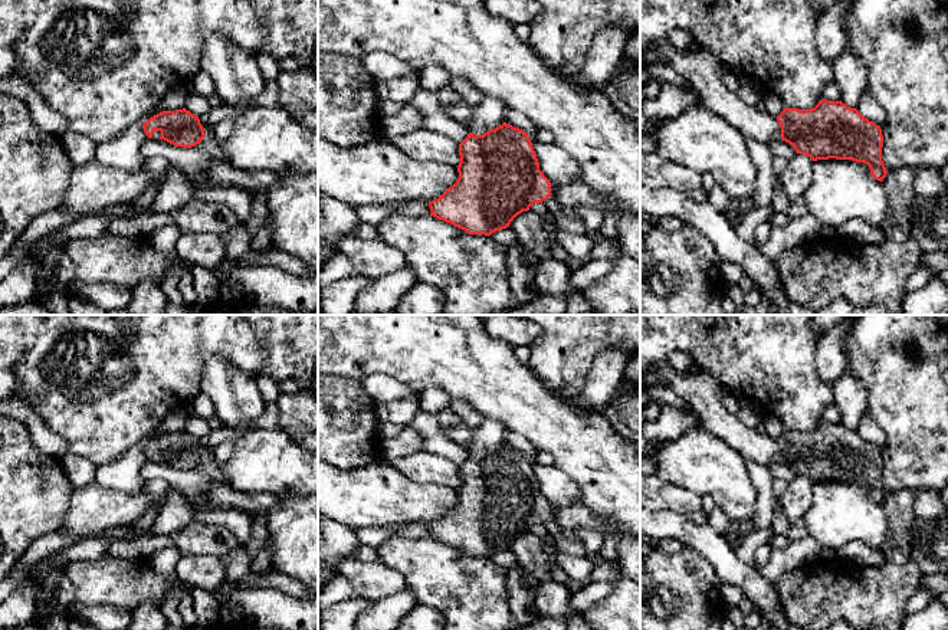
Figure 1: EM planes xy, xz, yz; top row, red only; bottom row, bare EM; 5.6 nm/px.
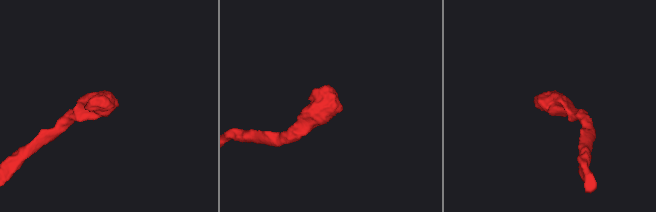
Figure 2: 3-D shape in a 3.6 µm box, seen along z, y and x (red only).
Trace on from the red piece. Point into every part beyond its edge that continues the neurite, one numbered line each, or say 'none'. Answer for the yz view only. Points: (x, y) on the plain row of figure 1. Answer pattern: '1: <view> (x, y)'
1: yz (704, 394)

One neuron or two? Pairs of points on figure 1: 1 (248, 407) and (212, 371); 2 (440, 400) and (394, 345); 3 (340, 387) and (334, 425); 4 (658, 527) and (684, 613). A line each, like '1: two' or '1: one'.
1: one
2: two
3: one
4: two

